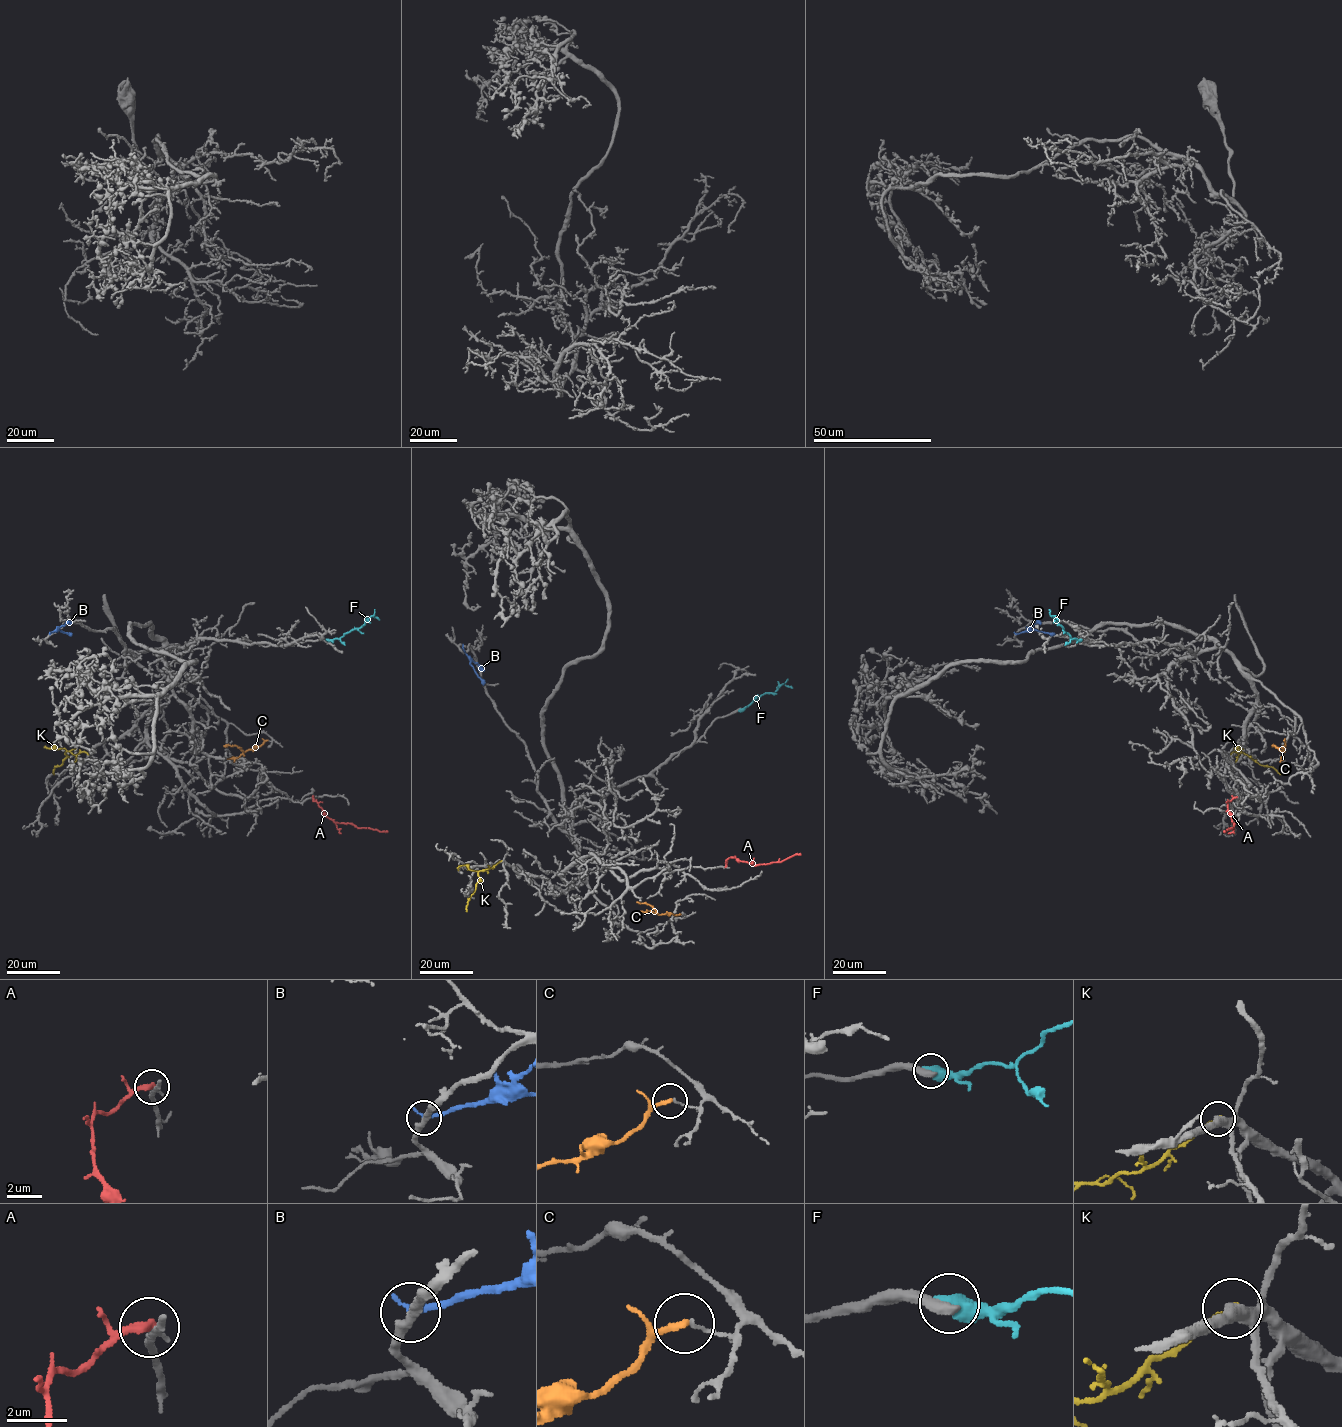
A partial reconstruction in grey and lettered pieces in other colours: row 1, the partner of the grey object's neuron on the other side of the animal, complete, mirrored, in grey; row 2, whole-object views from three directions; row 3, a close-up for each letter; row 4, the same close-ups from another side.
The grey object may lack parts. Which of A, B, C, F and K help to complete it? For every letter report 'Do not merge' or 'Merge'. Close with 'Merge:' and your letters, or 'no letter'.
A: Merge
B: Do not merge
C: Do not merge
F: Do not merge
K: Do not merge
Merge: A

